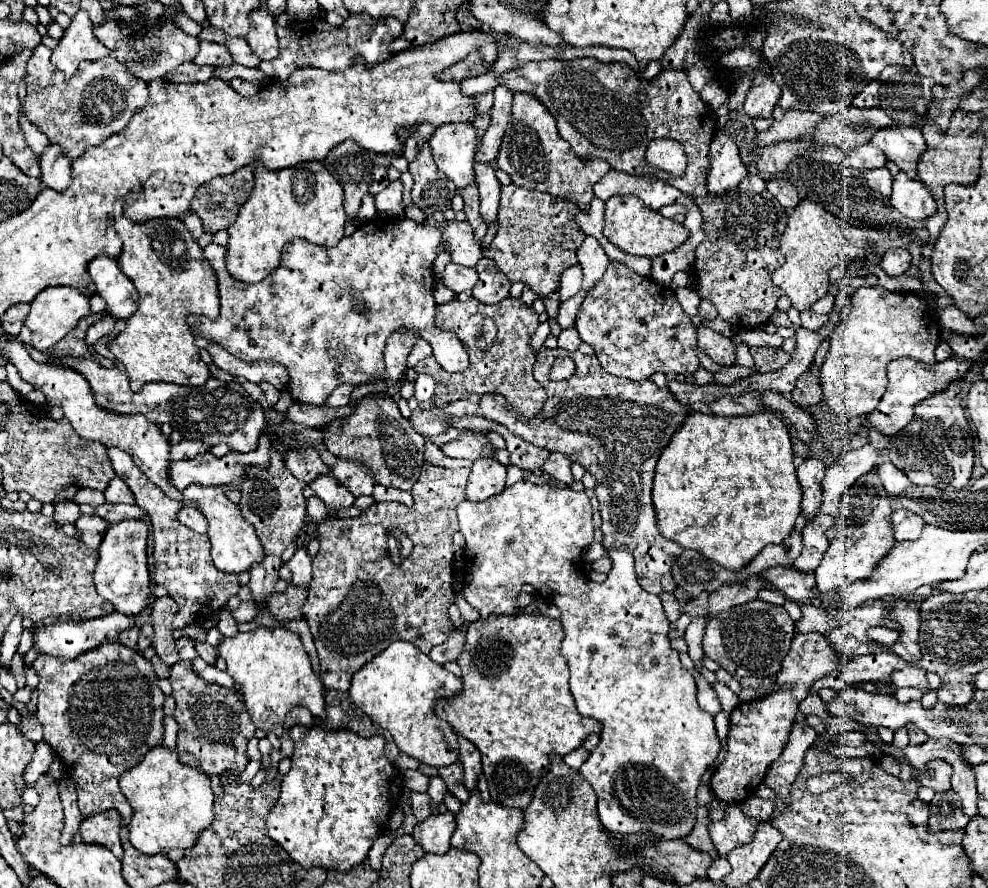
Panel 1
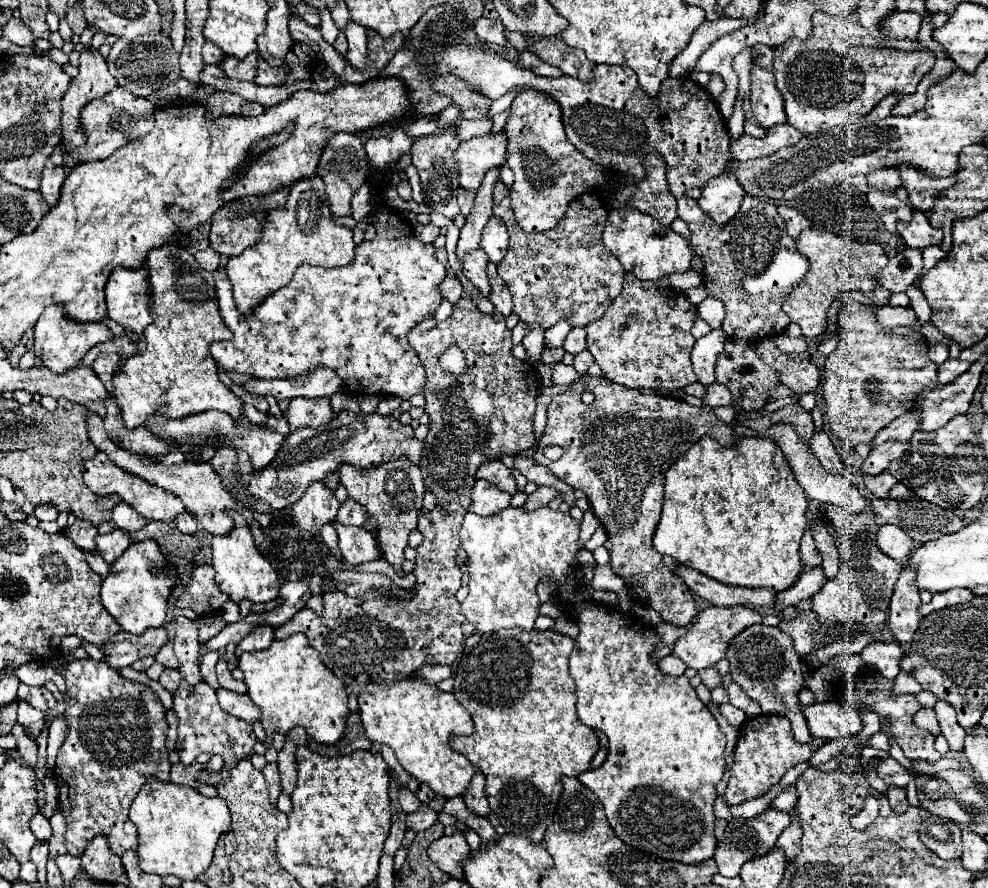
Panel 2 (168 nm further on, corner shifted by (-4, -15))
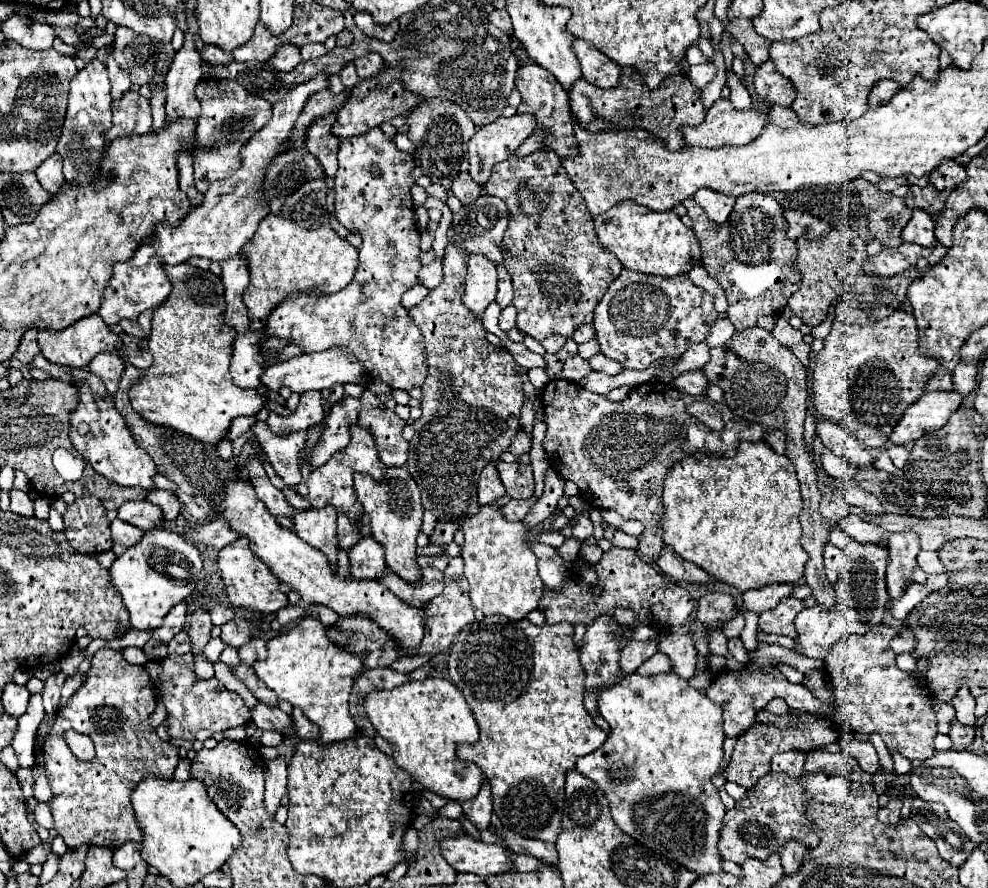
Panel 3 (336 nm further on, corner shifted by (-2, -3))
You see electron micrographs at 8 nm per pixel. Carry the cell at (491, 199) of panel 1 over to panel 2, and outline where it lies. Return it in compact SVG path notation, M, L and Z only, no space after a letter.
M493 216L481 232L481 246L479 248L489 256L491 262L499 264L507 252L507 242L509 242L507 226L499 218Z

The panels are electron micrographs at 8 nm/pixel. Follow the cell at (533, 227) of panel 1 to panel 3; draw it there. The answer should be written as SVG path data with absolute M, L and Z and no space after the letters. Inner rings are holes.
M537 150L527 158L499 162L491 178L483 186L487 194L501 198L509 208L509 226L503 236L503 266L511 274L517 308L517 328L523 334L543 340L551 332L571 338L573 328L591 322L597 302L609 284L623 270L617 256L605 252L593 228L593 214L587 210L581 192L567 176L561 160L553 152ZM519 176L527 176L531 188L541 196L543 212L537 216L521 216L517 204Z

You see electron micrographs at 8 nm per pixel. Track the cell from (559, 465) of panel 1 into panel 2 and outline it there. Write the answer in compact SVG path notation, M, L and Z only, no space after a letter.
M539 486L533 494L527 496L527 502L523 504L527 510L535 510L539 506L547 506L553 498L557 496L557 490L555 488L549 488L549 486Z

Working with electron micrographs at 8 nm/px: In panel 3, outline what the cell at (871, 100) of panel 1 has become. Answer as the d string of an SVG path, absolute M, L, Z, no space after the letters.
M881 80L881 82L877 82L871 88L871 92L869 92L869 108L877 108L877 106L889 102L899 88L901 86L897 82L893 82L893 80Z

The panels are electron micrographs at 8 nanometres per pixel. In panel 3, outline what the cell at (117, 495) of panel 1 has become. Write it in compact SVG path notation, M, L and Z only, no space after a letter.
M127 500L117 510L117 518L133 524L137 528L151 530L151 528L155 528L155 522L163 518L163 512L149 500Z

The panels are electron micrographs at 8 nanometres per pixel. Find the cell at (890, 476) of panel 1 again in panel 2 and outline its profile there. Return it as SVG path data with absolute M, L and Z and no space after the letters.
M881 472L879 476L863 476L863 482L871 490L871 494L875 494L877 498L887 498L887 492L897 480L889 472Z

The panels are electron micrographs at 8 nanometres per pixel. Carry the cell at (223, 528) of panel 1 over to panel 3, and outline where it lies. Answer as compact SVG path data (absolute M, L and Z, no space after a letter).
M245 536L237 538L235 542L219 550L217 566L221 572L229 602L233 606L243 606L255 612L277 612L279 608L287 606L287 596L279 590L279 578L273 576L273 572L269 572L269 568L259 556L253 556L253 552L249 550L249 540L245 540Z

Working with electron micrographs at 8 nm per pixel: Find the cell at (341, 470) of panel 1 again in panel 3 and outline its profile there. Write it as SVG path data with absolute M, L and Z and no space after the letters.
M345 512L337 514L337 540L339 540L339 548L345 548L345 550L357 542L355 524Z

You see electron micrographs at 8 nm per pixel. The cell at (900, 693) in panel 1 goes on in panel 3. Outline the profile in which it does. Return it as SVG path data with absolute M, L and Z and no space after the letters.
M935 704L933 706L933 712L935 712L935 718L937 718L937 728L941 734L947 734L949 732L949 724L955 720L955 708L951 704Z

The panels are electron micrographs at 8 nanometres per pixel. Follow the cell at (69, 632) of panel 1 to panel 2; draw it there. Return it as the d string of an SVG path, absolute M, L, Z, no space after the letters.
M155 628L145 632L143 636L133 636L127 632L117 634L117 642L107 642L103 652L107 656L107 664L111 668L131 666L135 660L145 656L155 656L161 646L169 640L169 632L165 628Z

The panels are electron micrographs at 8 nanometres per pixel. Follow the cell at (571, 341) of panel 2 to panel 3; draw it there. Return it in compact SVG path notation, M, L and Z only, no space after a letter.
M581 324L581 326L573 332L571 340L573 340L575 344L583 344L583 342L589 342L593 336L595 336L593 326L591 326L591 324Z

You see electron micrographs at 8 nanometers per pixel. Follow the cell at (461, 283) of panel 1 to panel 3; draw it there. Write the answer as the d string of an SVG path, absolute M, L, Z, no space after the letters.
M435 258L431 264L421 268L421 276L419 276L419 284L427 286L429 290L439 286L443 282L443 258Z

